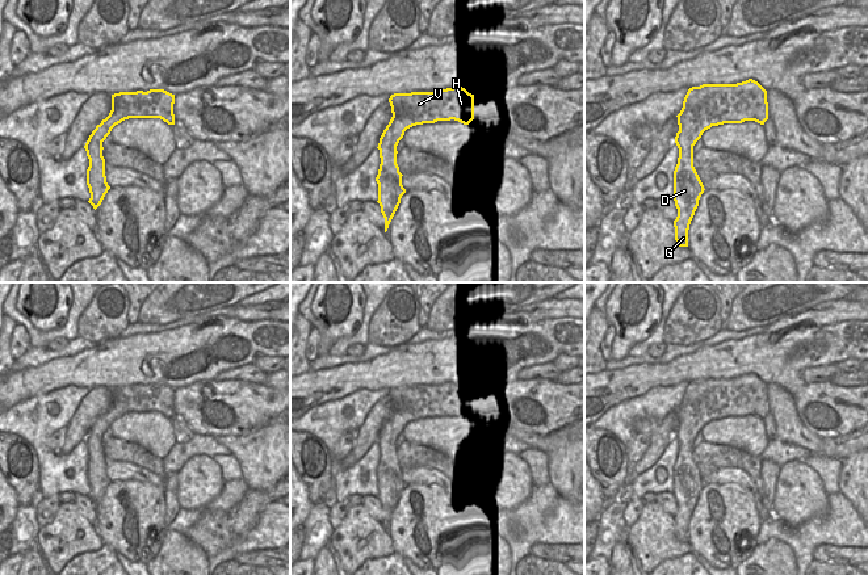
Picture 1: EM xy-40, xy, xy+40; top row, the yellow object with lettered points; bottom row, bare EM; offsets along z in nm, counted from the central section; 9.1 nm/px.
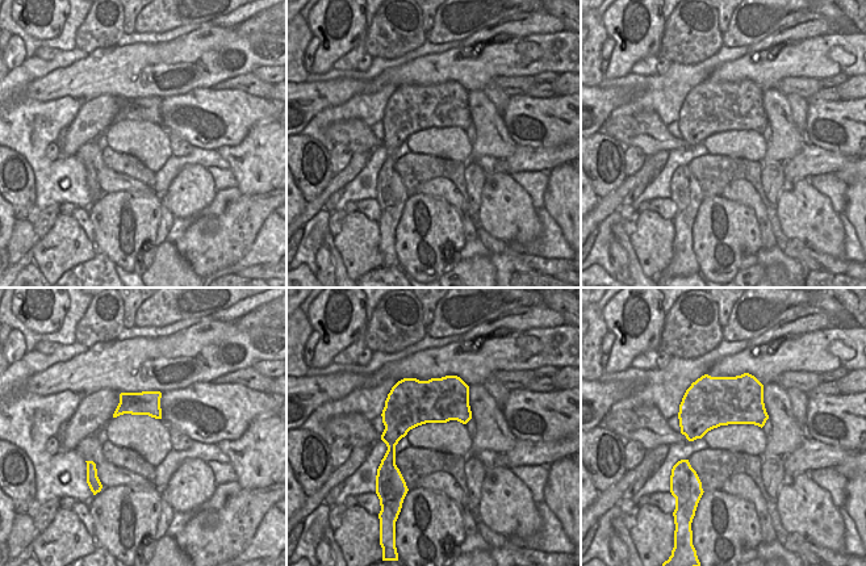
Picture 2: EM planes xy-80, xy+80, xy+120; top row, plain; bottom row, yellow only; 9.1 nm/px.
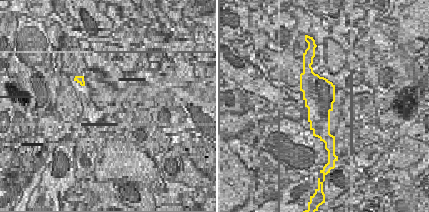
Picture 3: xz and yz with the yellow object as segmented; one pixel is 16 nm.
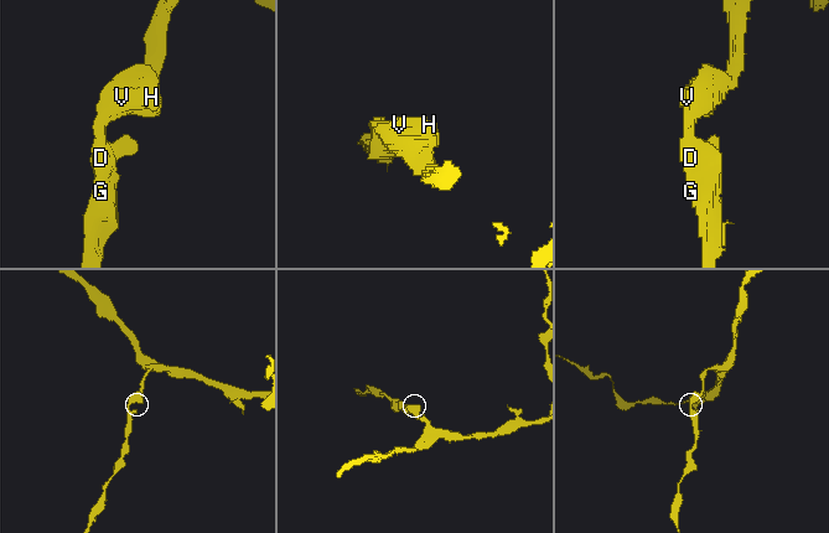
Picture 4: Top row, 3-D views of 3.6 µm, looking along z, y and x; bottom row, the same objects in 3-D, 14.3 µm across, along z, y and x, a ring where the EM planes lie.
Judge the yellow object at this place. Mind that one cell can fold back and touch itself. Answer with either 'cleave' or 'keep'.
keep

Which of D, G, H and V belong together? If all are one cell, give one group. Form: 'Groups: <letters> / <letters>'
Groups: D G H V.

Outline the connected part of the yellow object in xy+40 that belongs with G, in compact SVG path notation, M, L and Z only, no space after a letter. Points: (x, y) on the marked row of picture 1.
M755 80L737 84L703 84L688 89L678 117L679 131L675 143L679 148L674 171L674 201L678 217L674 221L675 240L688 247L688 230L704 185L693 167L693 146L712 126L768 119L767 91Z

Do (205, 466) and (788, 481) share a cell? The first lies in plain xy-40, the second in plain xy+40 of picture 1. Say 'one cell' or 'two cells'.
one cell

